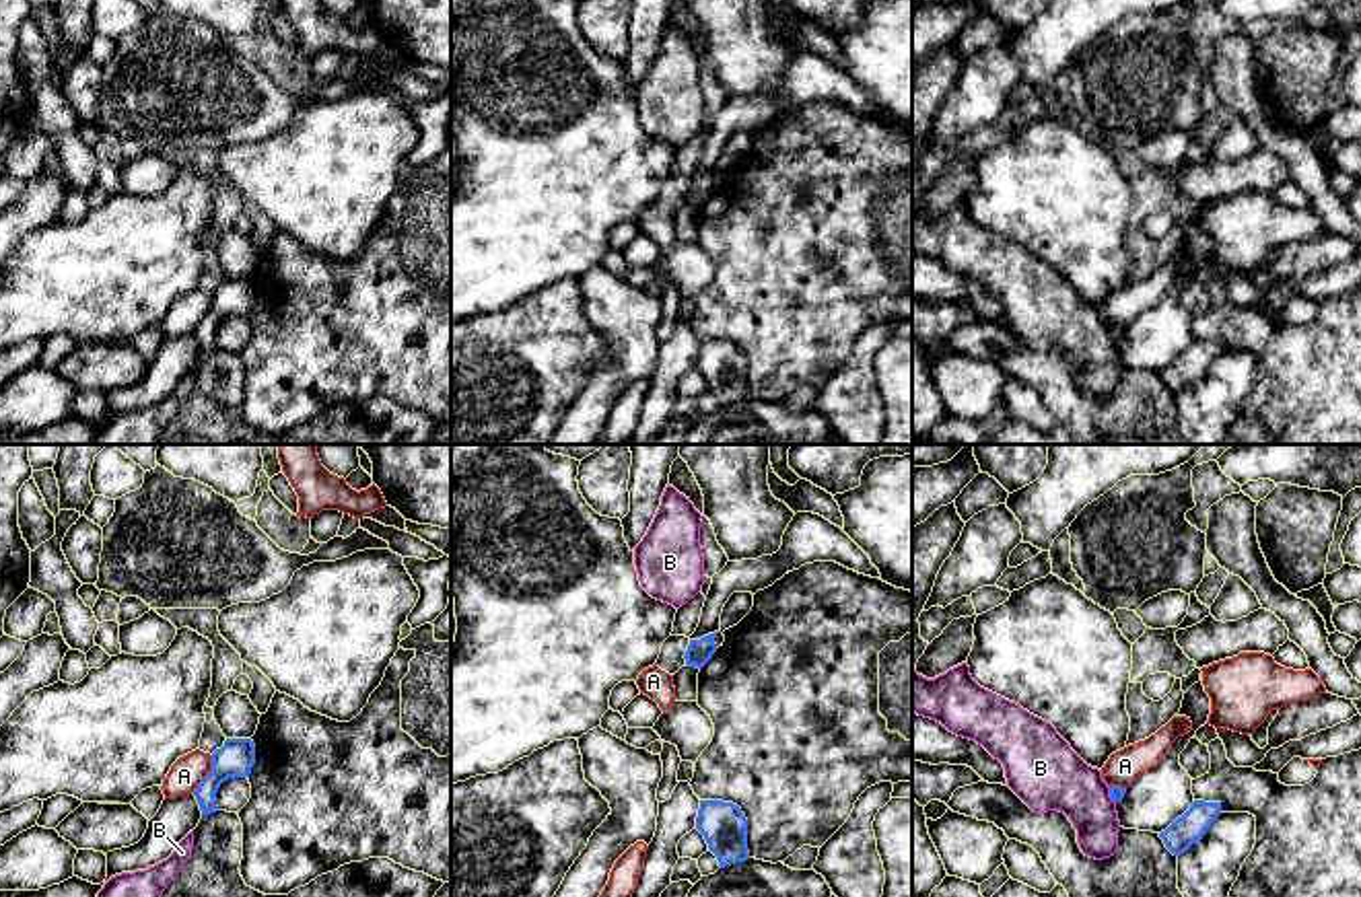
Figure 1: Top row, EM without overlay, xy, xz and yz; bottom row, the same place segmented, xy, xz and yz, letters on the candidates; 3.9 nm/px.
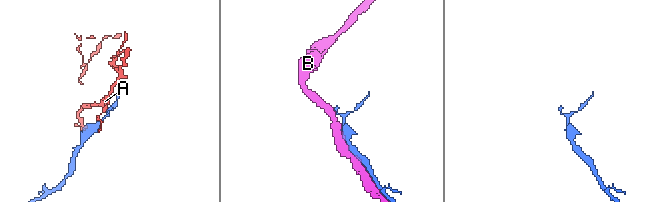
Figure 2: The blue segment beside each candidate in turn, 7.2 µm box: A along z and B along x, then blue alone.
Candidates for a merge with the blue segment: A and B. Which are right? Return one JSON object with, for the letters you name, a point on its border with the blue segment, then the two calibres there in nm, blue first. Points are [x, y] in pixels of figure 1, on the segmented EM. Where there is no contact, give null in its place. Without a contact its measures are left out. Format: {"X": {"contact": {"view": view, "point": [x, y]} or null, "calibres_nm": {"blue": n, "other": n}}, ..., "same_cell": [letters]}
{"same_cell": []}

